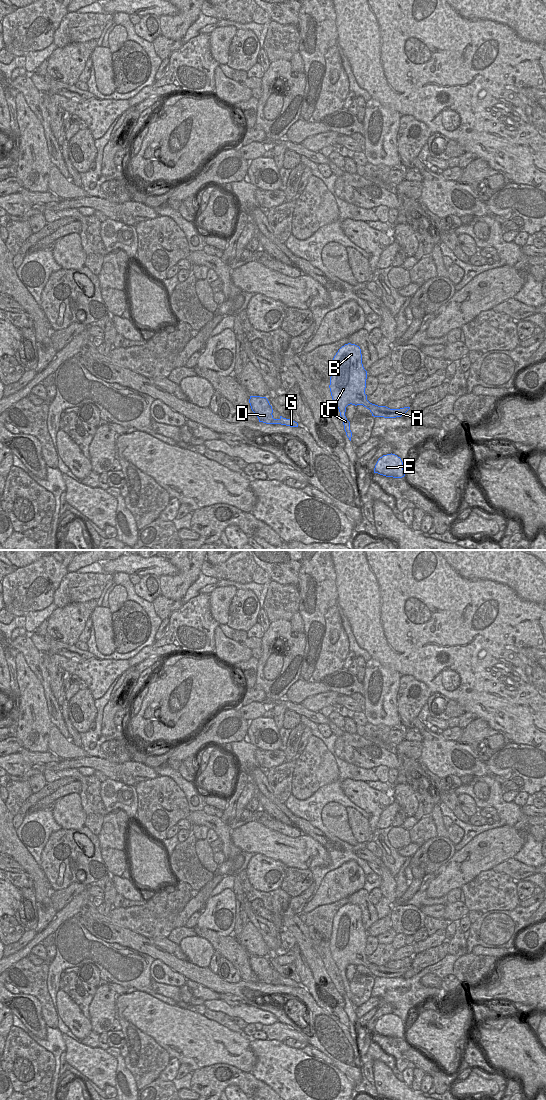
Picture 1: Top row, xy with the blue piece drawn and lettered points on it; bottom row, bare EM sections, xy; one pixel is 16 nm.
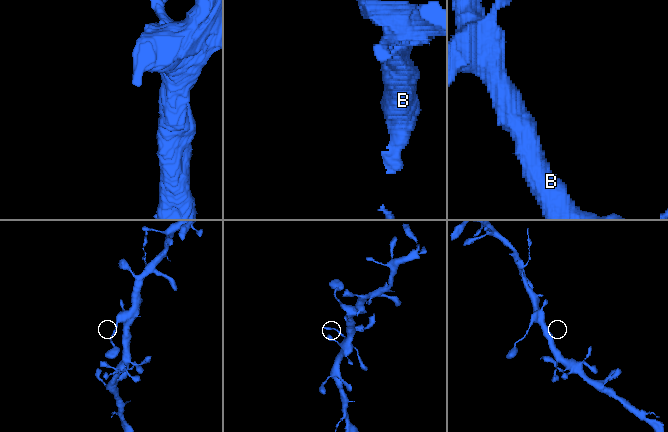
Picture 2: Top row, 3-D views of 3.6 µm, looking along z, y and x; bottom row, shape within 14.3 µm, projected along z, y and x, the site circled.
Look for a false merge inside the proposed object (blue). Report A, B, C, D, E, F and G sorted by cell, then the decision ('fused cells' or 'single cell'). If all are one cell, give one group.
A B C D E F G; single cell

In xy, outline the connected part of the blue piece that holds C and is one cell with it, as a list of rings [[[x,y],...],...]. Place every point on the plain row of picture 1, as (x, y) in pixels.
[[[345,904],[333,918],[332,934],[330,937],[330,952],[336,963],[343,981],[344,990],[351,1001],[350,982],[345,976],[346,967],[363,965],[370,970],[374,977],[396,978],[405,974],[410,967],[390,969],[370,963],[365,954],[367,931],[362,924],[362,914],[359,906]]]

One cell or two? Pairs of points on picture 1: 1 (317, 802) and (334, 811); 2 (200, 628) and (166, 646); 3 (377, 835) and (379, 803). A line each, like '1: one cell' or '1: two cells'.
1: two cells
2: one cell
3: two cells

